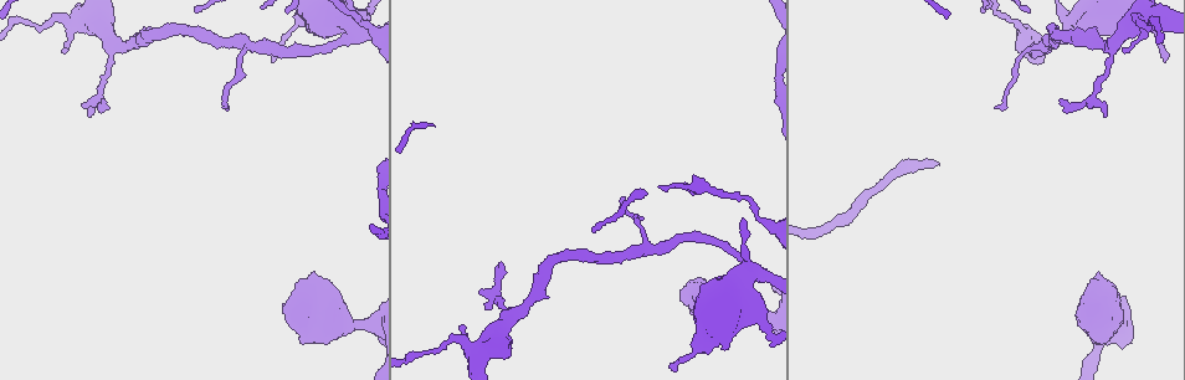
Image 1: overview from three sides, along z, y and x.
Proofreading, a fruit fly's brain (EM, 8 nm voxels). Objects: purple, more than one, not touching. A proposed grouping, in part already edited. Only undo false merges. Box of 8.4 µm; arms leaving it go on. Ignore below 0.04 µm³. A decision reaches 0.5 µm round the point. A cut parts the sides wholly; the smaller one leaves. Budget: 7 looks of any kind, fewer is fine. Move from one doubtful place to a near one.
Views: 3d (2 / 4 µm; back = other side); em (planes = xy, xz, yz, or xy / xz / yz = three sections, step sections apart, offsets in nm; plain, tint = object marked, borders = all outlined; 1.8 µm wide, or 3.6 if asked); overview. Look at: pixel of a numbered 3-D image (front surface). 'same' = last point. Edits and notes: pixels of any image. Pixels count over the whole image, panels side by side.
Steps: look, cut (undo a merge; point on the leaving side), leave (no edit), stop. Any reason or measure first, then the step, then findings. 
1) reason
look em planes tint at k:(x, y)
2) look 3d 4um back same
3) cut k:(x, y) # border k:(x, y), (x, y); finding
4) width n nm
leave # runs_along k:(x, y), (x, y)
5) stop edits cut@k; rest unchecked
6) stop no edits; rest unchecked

thick turns thin
look em xy step 16 tint at 1:(753, 268)

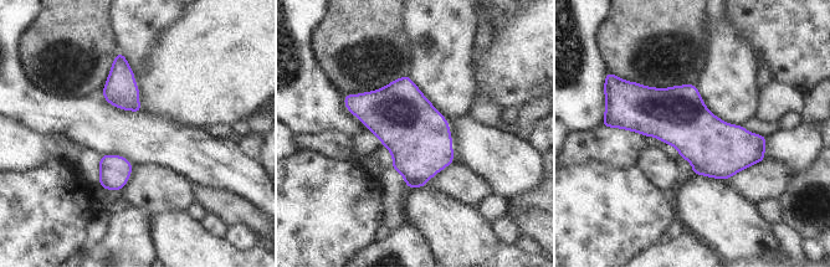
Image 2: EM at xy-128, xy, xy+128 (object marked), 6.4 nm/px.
cut it another way
look em xz step 4 tint same

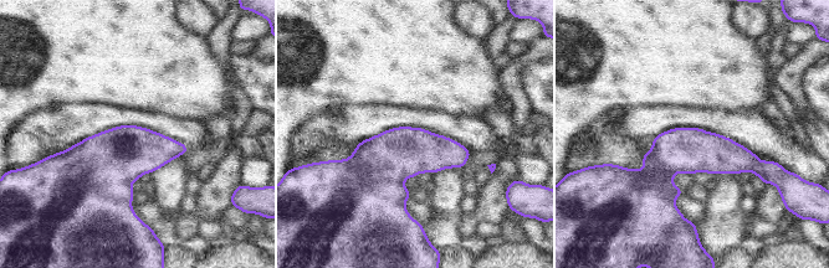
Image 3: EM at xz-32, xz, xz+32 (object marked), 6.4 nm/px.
leave # all the same cell

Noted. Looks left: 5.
three arms meet
look 3d 2um at 1:(82, 21)

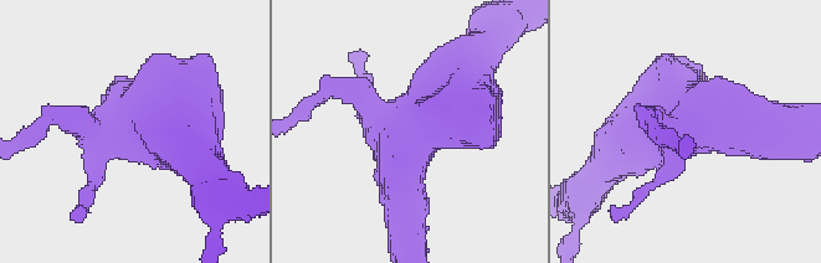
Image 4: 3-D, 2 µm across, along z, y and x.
now the EM
look em xz step 8 tint at 4:(683, 123)

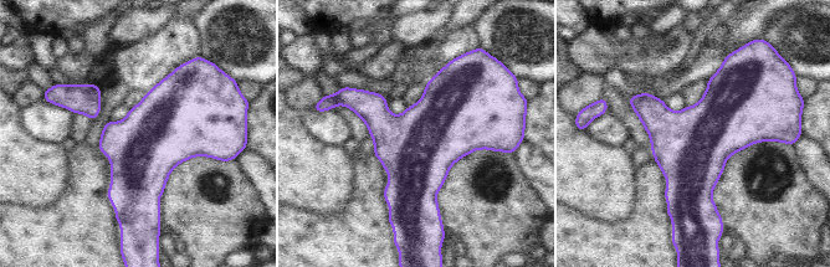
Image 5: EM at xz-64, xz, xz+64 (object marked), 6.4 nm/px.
cut it another way
look em planes tint same

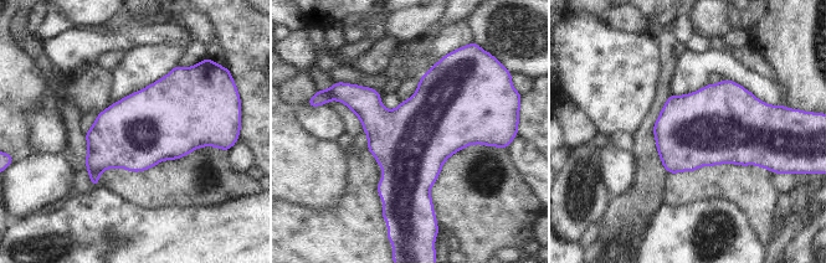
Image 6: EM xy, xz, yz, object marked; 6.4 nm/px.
leave # all the same cell

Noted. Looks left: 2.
narrows sharply
look 3d 4um back at 1:(333, 321)

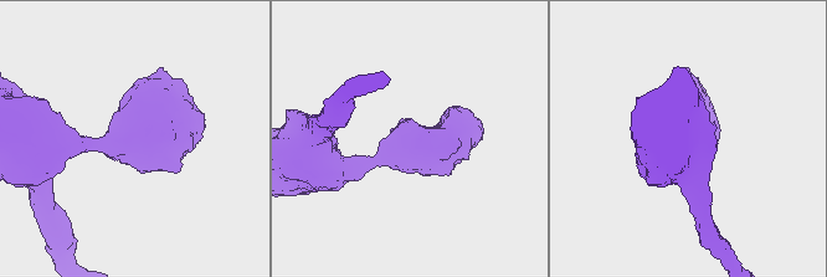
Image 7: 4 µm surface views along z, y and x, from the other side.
look em 3.6um planes tint at 7:(127, 139)

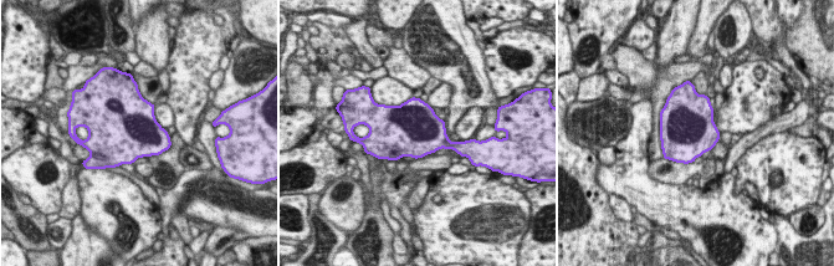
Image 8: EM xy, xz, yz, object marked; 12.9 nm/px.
leave # continuous, no second cell

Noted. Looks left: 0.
stop no edits; rest unchecked

